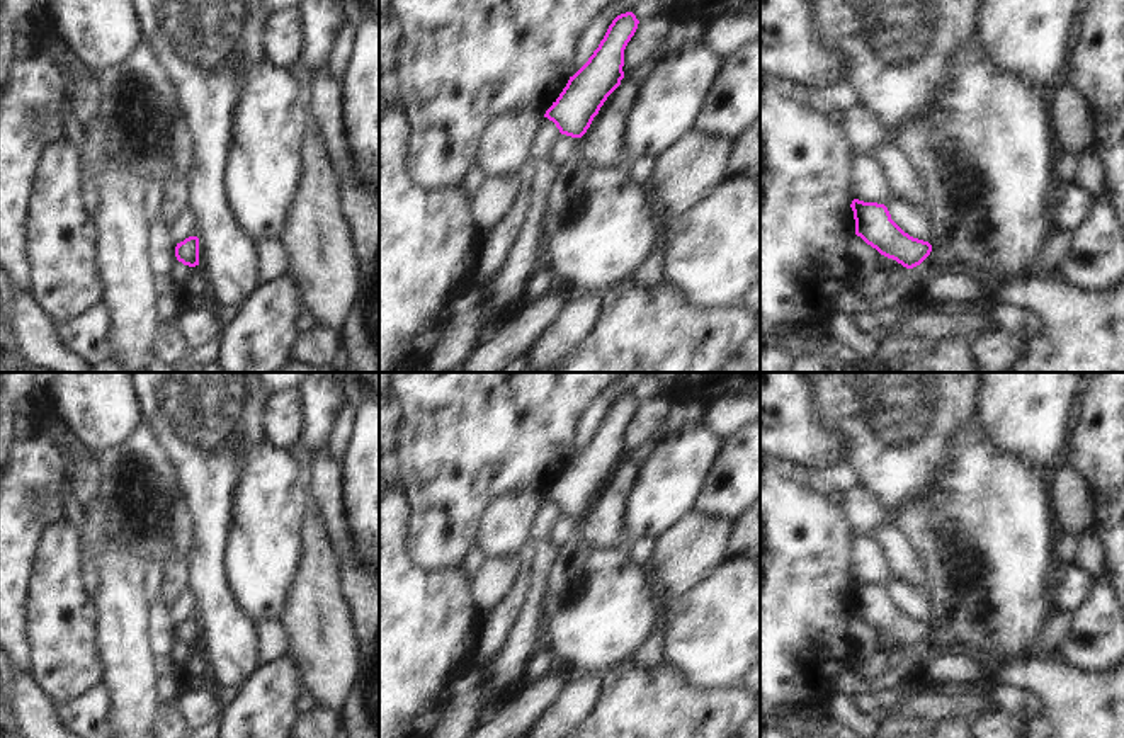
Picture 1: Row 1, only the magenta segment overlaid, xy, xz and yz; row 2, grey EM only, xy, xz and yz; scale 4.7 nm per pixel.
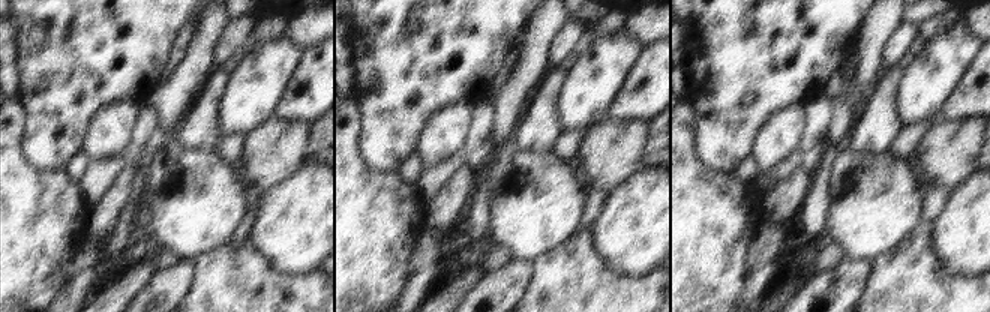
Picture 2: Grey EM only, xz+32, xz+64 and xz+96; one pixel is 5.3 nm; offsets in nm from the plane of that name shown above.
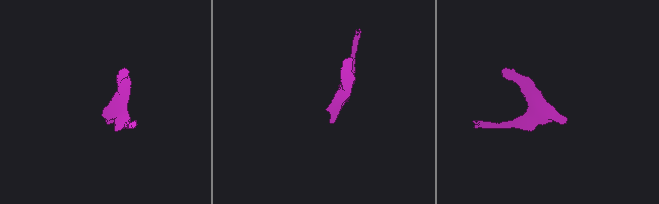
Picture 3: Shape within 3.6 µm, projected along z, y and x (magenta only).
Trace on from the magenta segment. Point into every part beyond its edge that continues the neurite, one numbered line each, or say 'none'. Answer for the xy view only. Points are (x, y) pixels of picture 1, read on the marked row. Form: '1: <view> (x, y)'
none

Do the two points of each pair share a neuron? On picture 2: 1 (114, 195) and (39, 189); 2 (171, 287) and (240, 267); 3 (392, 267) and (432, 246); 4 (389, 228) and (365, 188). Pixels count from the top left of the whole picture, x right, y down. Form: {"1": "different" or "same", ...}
{"1": "different", "2": "different", "3": "different", "4": "same"}

